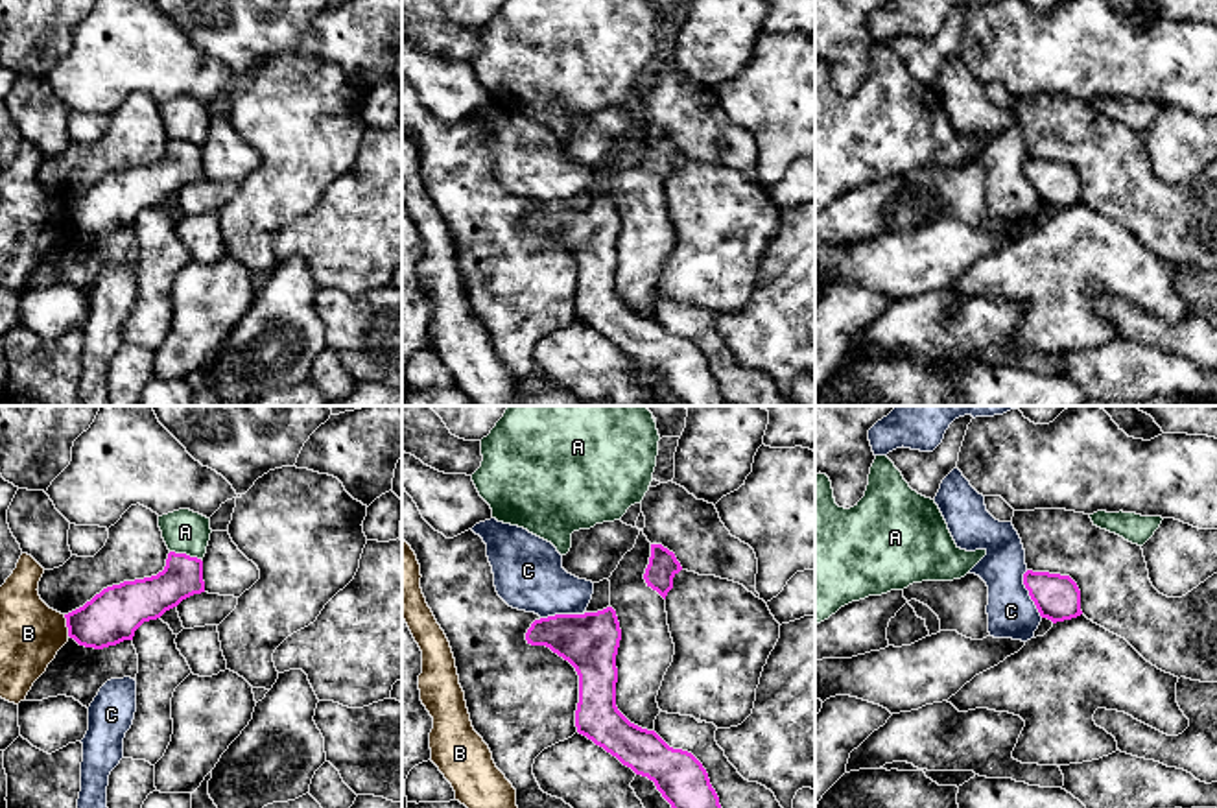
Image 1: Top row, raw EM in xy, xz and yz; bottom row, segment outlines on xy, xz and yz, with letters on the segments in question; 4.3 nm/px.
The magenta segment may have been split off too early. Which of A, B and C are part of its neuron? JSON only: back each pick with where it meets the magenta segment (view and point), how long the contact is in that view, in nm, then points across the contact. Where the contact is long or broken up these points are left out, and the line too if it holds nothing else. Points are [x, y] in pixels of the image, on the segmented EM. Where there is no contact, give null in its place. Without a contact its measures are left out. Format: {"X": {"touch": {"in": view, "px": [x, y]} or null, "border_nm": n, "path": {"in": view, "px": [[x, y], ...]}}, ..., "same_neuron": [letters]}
{"same_neuron": []}

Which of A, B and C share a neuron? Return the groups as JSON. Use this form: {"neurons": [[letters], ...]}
{"neurons": [["A"], ["B"], ["C"]]}

